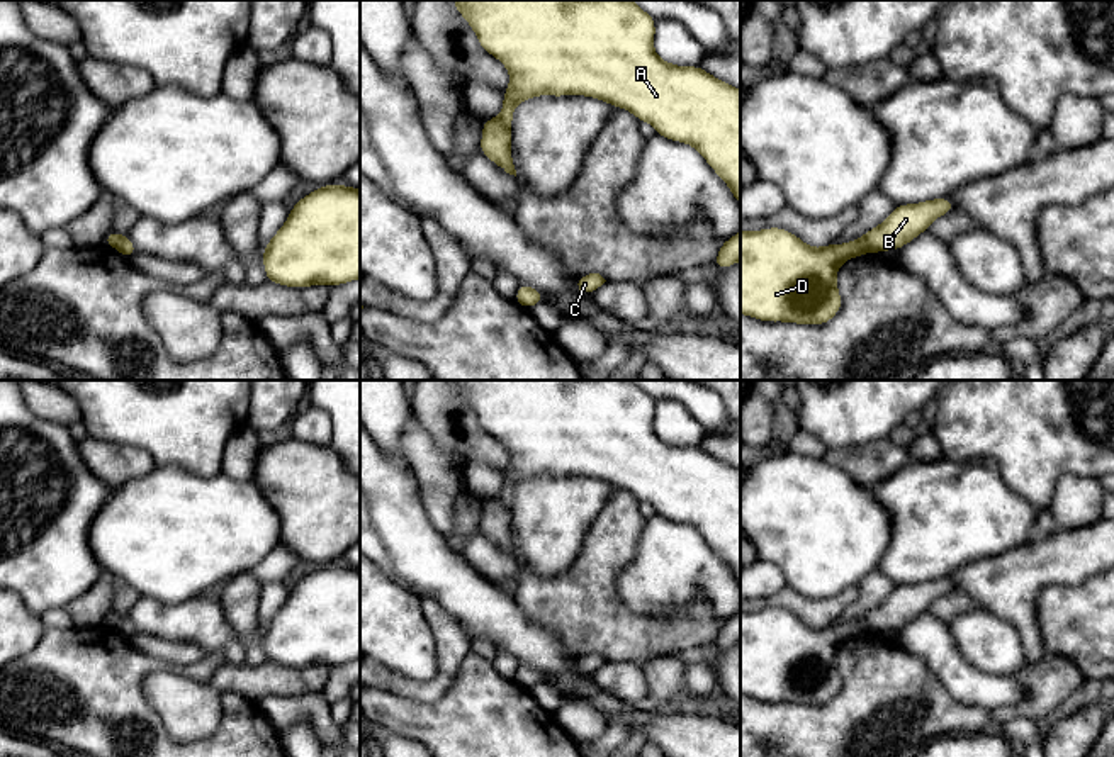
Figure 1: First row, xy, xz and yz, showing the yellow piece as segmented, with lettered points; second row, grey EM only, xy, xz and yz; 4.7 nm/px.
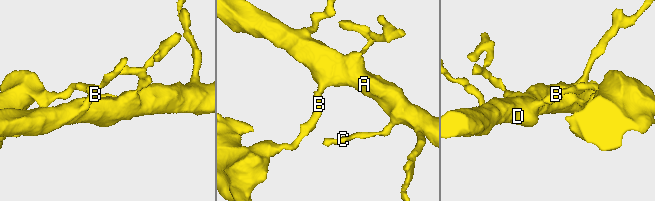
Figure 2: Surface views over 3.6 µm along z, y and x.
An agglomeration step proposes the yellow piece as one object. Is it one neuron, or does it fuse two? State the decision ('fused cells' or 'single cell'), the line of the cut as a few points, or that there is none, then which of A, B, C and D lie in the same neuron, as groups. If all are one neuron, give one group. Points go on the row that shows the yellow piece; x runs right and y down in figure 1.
fused cells; cut in xz along (498, 117), (508, 129); A C D / B

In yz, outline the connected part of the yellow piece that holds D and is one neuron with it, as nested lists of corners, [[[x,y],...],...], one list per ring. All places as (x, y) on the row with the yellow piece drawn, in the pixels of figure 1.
[[[783,227],[740,231],[740,314],[820,326],[842,307],[837,268],[869,253],[861,238],[812,248]]]

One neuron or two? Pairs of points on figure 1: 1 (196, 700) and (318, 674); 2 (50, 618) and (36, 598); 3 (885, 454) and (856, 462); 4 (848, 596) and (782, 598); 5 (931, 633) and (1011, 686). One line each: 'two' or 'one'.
1: one
2: two
3: one
4: one
5: one

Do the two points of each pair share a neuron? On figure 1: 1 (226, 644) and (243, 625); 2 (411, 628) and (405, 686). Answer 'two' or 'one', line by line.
1: two
2: two

